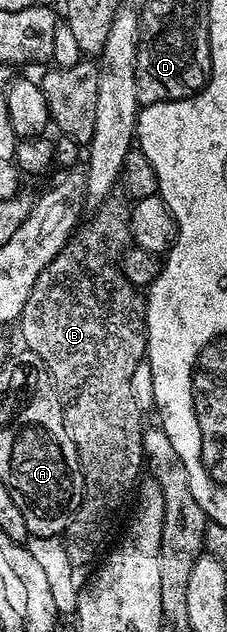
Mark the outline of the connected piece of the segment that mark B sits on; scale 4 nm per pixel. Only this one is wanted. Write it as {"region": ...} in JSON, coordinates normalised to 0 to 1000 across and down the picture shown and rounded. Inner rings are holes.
{"region":[[[520,307],[489,309],[458,321],[427,324],[401,334],[414,337],[396,343],[383,340],[348,353],[344,359],[326,362],[326,369],[308,373],[300,384],[247,402],[247,408],[229,408],[229,415],[211,415],[211,421],[194,421],[176,440],[159,440],[159,453],[141,453],[141,465],[123,465],[123,478],[106,478],[106,491],[88,502],[97,538],[115,543],[101,546],[128,555],[154,557],[194,573],[207,585],[216,585],[220,603],[238,606],[238,622],[256,627],[256,634],[273,644],[273,666],[300,680],[300,693],[322,699],[344,714],[344,736],[361,745],[361,794],[326,810],[326,815],[282,831],[282,859],[300,870],[300,883],[335,896],[388,891],[427,877],[432,866],[445,864],[449,853],[467,848],[467,828],[480,826],[485,815],[533,801],[537,790],[555,785],[555,777],[573,771],[581,771],[577,774],[595,771],[599,761],[612,758],[608,745],[630,745],[634,741],[634,723],[626,720],[634,669],[626,671],[626,652],[608,647],[604,636],[590,634],[586,595],[604,592],[608,574],[617,578],[630,574],[643,560],[643,476],[630,464],[595,456],[581,446],[564,446],[564,440],[546,440],[546,434],[537,432],[537,400],[577,391],[581,386],[581,375],[573,372],[577,324],[533,309],[524,310]]]}

